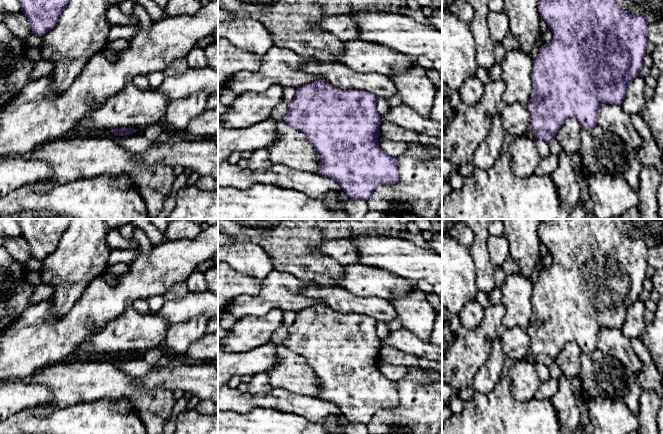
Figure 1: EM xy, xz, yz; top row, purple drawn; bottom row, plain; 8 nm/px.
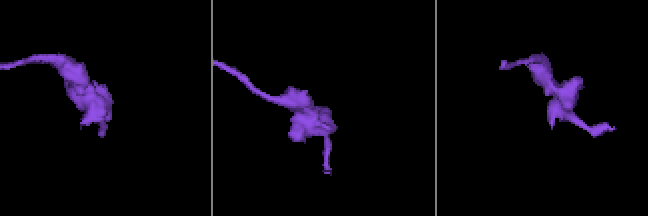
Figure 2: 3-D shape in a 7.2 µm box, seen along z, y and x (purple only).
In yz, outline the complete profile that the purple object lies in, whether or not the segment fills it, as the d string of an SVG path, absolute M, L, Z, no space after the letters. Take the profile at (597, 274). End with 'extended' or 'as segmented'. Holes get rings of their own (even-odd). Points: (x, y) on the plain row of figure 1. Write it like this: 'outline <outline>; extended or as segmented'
outline M542 219L538 226L538 233L541 243L552 254L553 263L550 267L541 270L538 281L533 284L532 320L526 331L531 341L530 354L533 356L535 363L549 367L556 362L559 353L567 342L576 343L581 348L582 353L591 353L597 349L599 333L602 329L615 328L621 330L628 309L639 299L643 291L643 281L649 267L647 260L648 246L641 239L634 239L623 234L621 229L617 227L615 219Z; as segmented

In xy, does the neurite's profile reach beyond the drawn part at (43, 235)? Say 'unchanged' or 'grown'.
unchanged

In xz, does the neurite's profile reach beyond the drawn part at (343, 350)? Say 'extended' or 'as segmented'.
as segmented

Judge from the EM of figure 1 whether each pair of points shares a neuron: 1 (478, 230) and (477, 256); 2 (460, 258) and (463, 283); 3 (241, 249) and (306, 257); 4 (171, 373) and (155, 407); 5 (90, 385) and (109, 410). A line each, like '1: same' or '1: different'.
1: same
2: same
3: different
4: different
5: different

